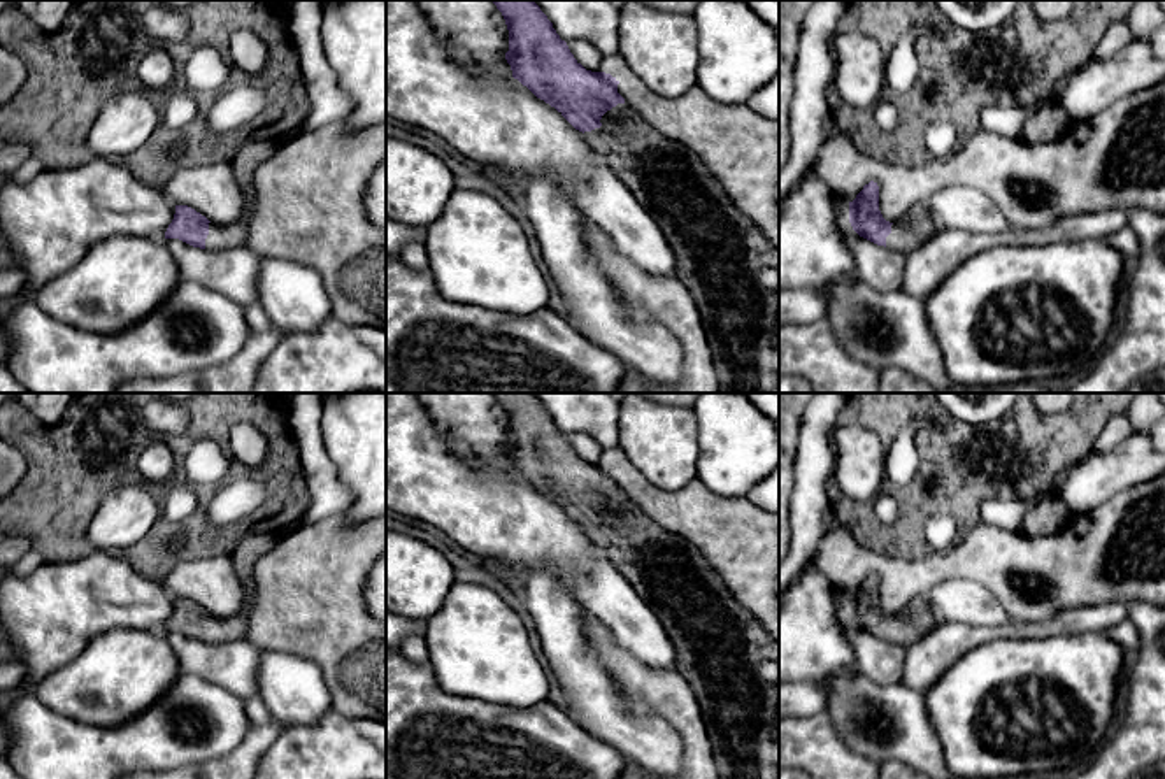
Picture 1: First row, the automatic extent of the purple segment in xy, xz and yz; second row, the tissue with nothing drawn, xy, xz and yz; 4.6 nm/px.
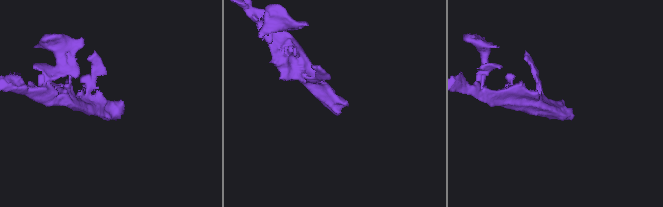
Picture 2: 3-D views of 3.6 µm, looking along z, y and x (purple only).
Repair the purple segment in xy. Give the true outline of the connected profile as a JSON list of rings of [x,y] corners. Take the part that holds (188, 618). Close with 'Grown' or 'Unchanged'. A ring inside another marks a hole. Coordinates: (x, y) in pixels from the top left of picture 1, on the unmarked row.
[[[175,598],[174,612],[165,625],[165,632],[179,632],[193,640],[209,644],[240,640],[246,637],[246,630],[247,612],[219,618],[188,598]]]. Grown

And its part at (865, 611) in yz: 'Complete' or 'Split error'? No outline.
Split error

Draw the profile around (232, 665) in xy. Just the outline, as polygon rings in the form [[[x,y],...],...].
[[[167,632],[167,640],[177,654],[182,672],[198,674],[242,700],[258,697],[256,672],[261,647],[246,639],[209,644],[179,632]]]

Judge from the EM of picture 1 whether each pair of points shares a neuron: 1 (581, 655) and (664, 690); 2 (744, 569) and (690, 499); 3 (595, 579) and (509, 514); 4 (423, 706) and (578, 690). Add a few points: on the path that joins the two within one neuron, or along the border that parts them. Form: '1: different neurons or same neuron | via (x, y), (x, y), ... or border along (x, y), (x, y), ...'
1: different neurons | border along (583, 627), (606, 672), (628, 695)
2: same neuron | via (743, 551), (707, 516)
3: same neuron | via (574, 558), (551, 536), (530, 528)
4: different neurons | border along (565, 711), (597, 737)

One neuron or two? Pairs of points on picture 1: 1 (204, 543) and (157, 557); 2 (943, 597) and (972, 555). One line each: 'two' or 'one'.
1: one
2: two

